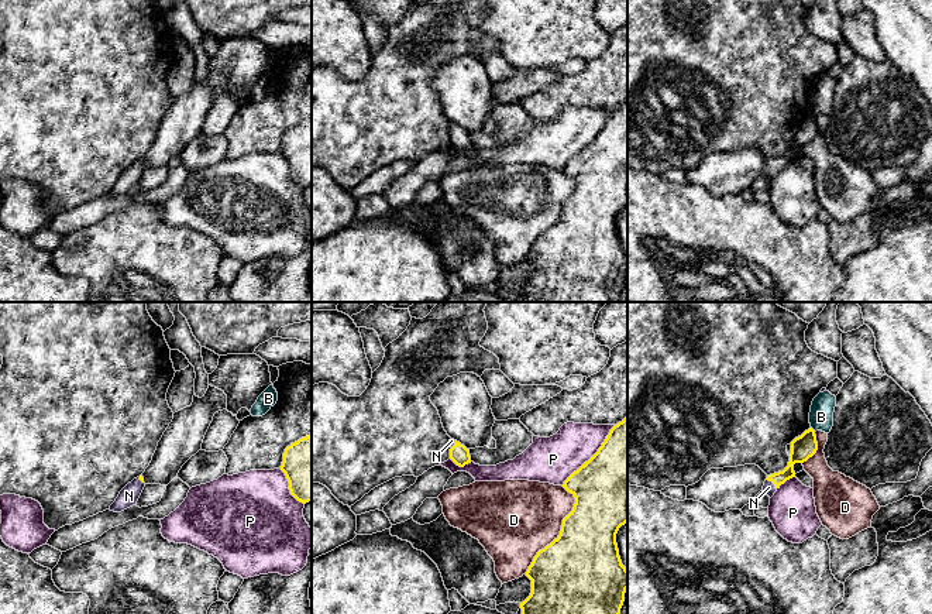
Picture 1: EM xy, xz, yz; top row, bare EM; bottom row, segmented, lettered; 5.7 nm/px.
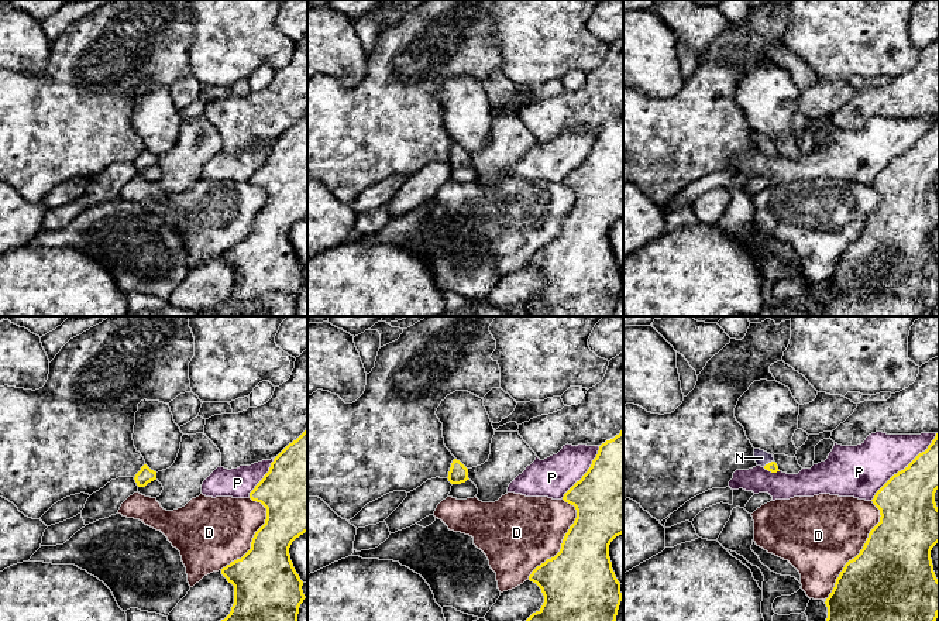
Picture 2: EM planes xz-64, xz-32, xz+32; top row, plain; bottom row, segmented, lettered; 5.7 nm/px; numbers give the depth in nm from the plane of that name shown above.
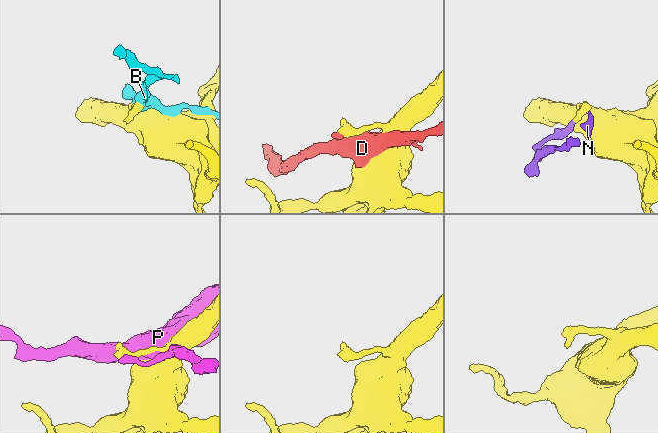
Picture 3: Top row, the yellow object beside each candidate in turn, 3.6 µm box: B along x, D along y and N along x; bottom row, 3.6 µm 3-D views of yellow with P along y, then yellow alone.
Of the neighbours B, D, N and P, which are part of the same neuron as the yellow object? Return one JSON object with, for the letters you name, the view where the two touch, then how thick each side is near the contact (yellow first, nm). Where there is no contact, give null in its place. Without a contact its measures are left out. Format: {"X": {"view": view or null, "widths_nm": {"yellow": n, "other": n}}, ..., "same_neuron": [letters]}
{"N": {"view": "yz", "widths_nm": {"yellow": 130, "other": 70}}, "same_neuron": ["N"]}

